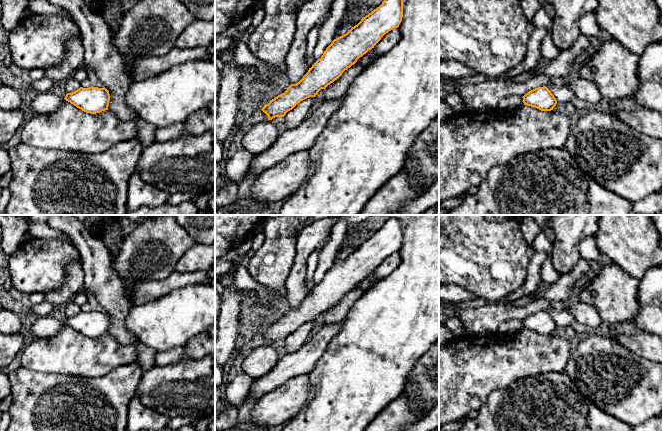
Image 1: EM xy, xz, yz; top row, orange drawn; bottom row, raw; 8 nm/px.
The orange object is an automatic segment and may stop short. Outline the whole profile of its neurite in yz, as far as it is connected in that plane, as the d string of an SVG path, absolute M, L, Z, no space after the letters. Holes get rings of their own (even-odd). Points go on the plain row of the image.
M545 310L529 315L522 322L524 329L535 331L541 335L551 335L557 328L556 322Z

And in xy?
M80 311L64 323L86 337L96 338L108 334L110 318L106 312Z

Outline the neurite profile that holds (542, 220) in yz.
M524 215L524 216L534 219L535 222L540 226L541 232L543 232L552 243L556 241L556 237L553 233L553 230L549 226L549 220L553 215Z

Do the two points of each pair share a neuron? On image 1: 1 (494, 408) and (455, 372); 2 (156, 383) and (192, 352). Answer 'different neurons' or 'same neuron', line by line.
1: different neurons
2: different neurons

